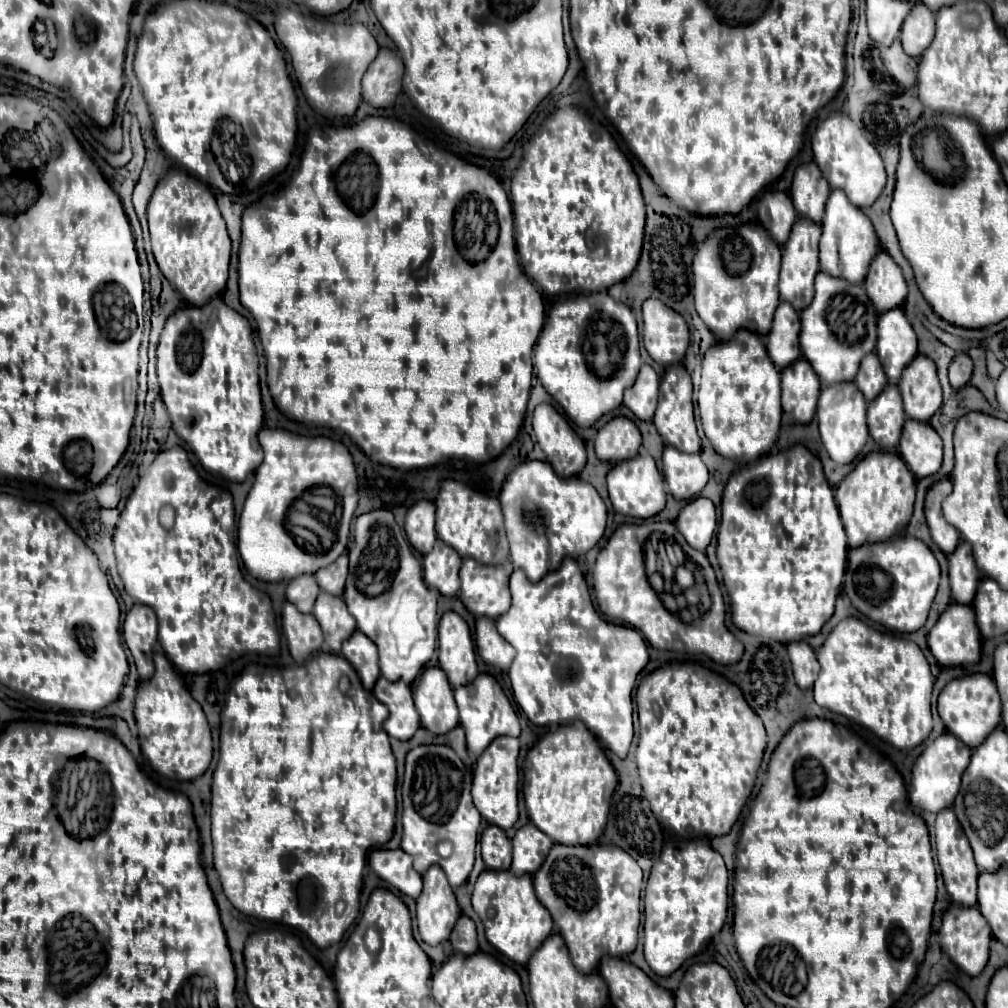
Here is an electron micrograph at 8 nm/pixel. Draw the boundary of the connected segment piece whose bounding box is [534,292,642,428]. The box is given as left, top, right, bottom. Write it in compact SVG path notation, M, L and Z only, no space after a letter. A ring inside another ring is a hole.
M606 292L586 294L586 296L578 294L578 296L558 302L548 312L548 320L546 320L542 334L538 338L538 344L534 348L534 372L536 372L536 378L542 382L542 386L546 388L546 392L564 408L568 418L580 428L590 428L600 416L616 410L622 404L624 390L634 384L636 374L642 366L638 344L640 344L640 340L638 340L636 318L628 306L614 302ZM610 308L618 308L618 322L624 328L628 348L624 354L624 368L618 370L610 378L598 378L588 370L588 366L584 362L584 354L580 348L580 336L584 330L584 322L590 320L590 316L596 310L610 310Z

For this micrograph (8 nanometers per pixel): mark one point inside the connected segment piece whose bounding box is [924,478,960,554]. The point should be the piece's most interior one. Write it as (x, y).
(945, 537)

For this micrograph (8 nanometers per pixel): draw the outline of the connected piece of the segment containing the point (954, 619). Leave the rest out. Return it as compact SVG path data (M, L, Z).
M950 604L928 634L928 648L940 666L976 664L982 638L970 606Z

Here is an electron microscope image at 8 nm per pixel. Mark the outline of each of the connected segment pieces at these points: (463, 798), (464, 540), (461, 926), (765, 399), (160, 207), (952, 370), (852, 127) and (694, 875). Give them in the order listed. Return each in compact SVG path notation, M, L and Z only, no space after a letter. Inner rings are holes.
M416 746L406 756L406 772L402 784L402 850L412 856L414 870L424 874L430 866L438 864L452 888L462 886L474 866L474 850L478 826L482 822L470 796L472 770L456 756L450 746ZM450 842L452 852L448 858L438 854L438 844Z
M442 482L436 498L436 534L462 558L474 558L490 566L500 566L508 562L508 540L498 498L486 496L462 482Z
M460 916L454 930L452 930L452 936L450 936L450 942L452 942L452 948L456 952L462 952L462 954L474 954L478 950L478 940L476 940L476 926L474 922L468 918L468 916Z
M740 330L734 340L714 344L702 360L698 412L714 450L732 460L758 460L774 446L780 430L780 372L756 334Z
M186 170L168 172L150 200L148 224L156 264L188 304L204 306L226 288L230 238L216 198L206 184L200 184Z
M958 354L950 368L948 368L948 376L950 376L950 384L952 388L962 388L970 382L972 378L972 360L968 354Z
M834 112L824 122L818 124L812 136L812 150L814 162L822 170L822 176L828 180L832 188L844 190L854 206L866 208L878 200L878 196L886 186L884 162L878 150L864 138L862 130L846 114Z
M704 838L668 842L654 862L644 896L644 958L654 974L674 974L724 926L728 872L722 856Z

